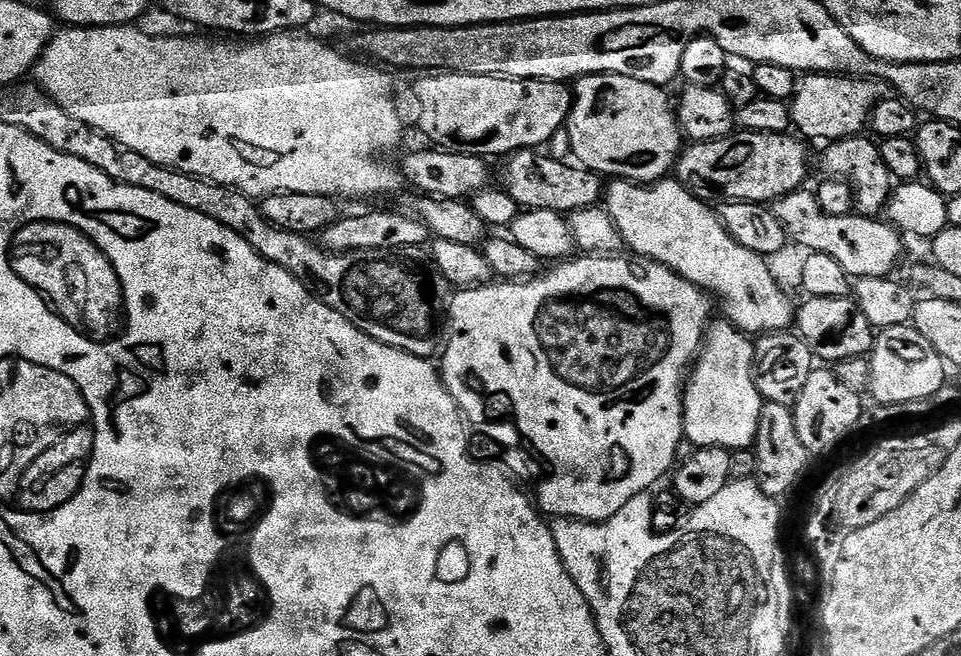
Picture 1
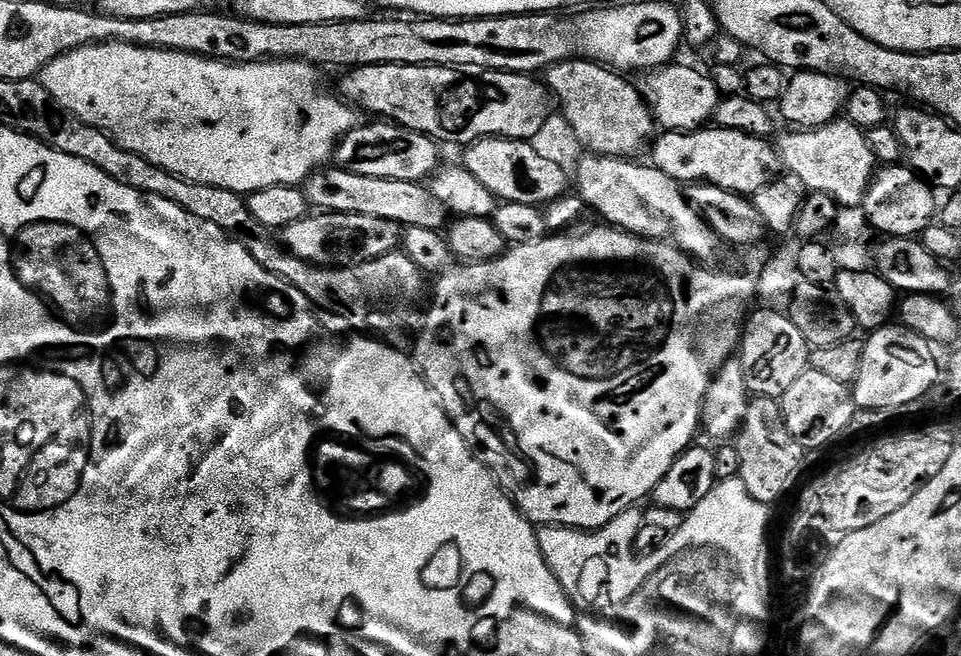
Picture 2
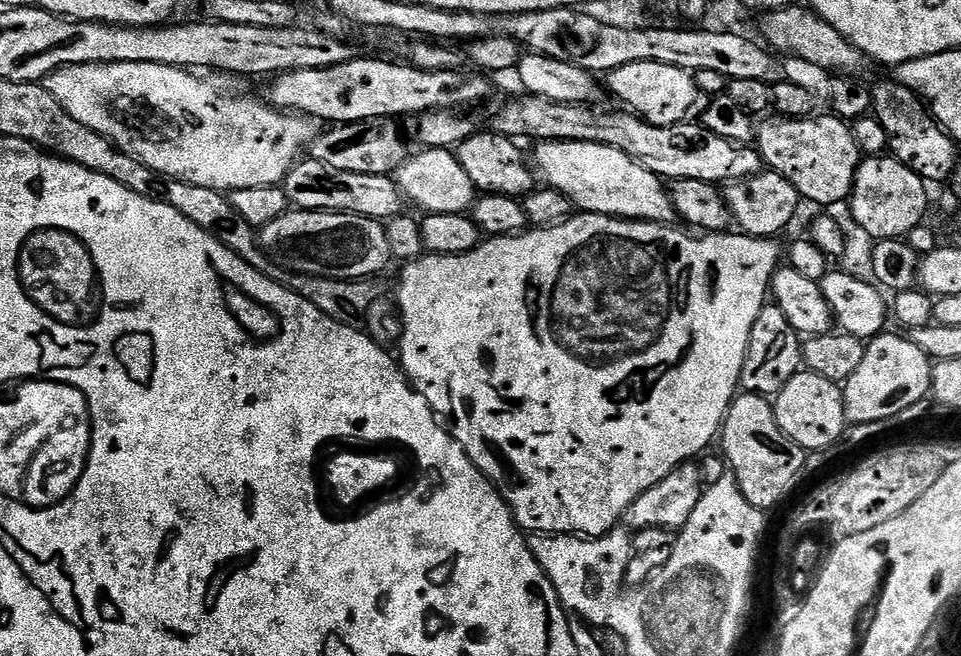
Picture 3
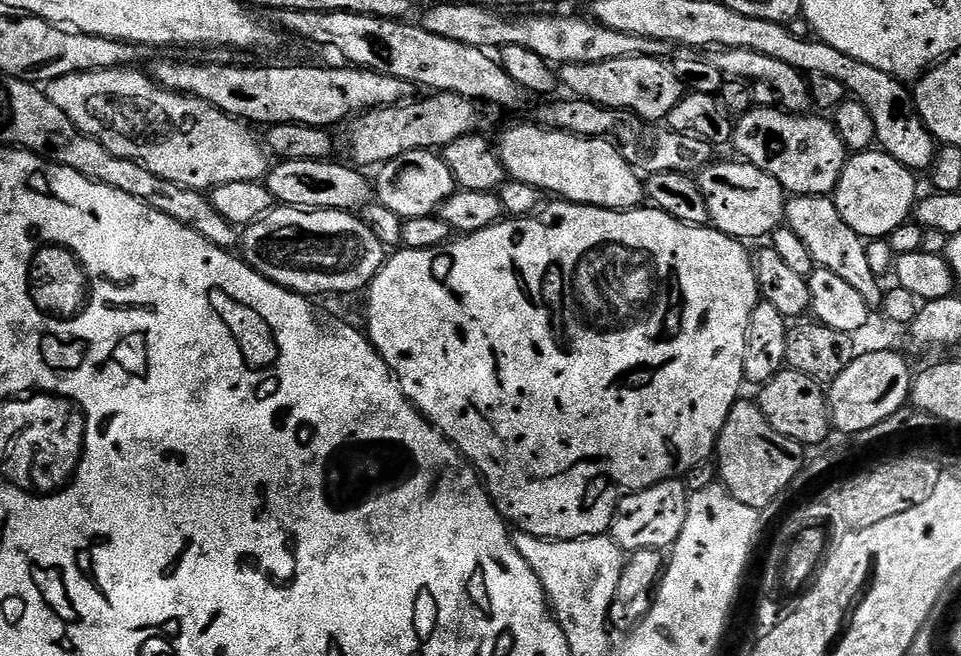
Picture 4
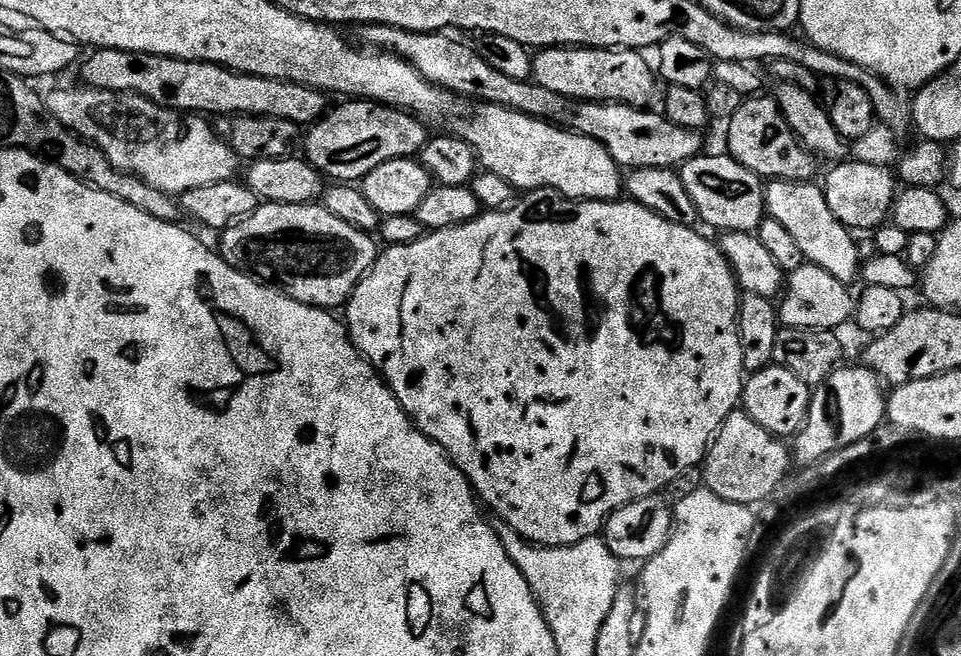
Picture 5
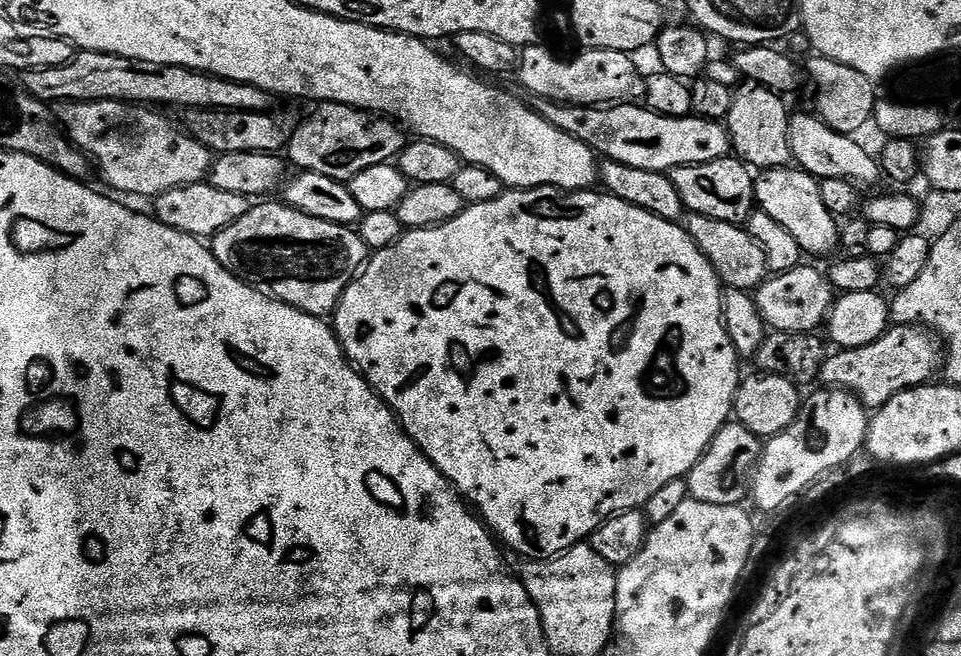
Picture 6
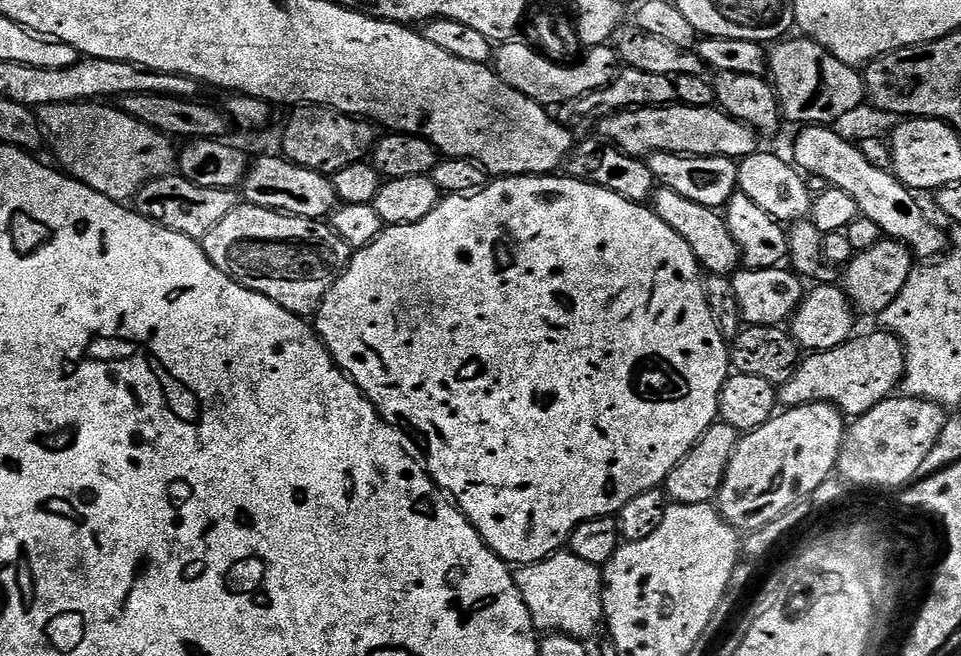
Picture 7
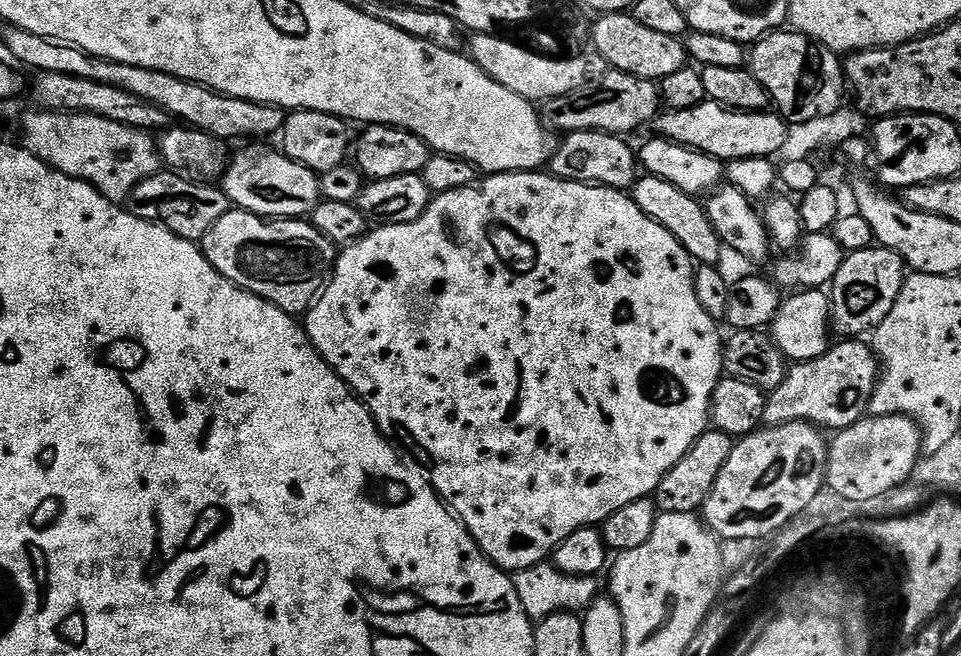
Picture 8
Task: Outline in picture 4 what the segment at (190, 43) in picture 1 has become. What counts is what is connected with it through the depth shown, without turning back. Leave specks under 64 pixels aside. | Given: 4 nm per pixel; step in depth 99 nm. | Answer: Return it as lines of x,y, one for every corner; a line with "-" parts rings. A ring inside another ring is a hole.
107,68
105,72
71,72
65,76
59,76
53,80
47,81
43,85
43,92
50,98
50,102
54,102
54,106
58,106
58,110
62,110
62,114
66,114
66,118
70,118
70,122
74,122
74,126
80,132
85,132
87,136
92,136
99,144
106,146
106,150
110,150
110,154
114,154
118,158
126,158
138,162
142,166
146,166
154,174
158,174
158,178
166,178
175,184
181,184
183,188
194,188
197,190
211,190
222,186
226,182
250,182
251,180
263,181
270,171
269,153
266,151
265,145
256,141
256,136
251,132
253,129
247,123
241,122
234,116
227,116
222,110
218,110
214,106
210,106
206,102
202,102
193,96
180,96
177,92
167,92
166,89
160,88
151,75
144,76
140,70
125,70
122,68

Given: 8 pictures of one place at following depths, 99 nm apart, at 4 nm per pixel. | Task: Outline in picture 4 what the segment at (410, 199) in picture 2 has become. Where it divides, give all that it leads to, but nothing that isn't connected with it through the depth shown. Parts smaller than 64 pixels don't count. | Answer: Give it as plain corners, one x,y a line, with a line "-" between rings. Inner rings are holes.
331,159
279,161
266,177
273,201
280,206
305,210
359,210
363,208
370,200
369,177
367,180
364,177
367,175
363,171
347,163
346,165
332,163

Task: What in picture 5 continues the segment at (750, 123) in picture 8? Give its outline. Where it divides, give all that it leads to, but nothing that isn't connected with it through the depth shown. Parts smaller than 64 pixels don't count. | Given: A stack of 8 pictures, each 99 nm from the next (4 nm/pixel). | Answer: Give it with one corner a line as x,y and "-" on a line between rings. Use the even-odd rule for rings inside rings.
377,24
359,25
355,32
355,39
365,49
390,52
398,58
407,60
429,82
437,84
439,88
457,92
459,96
482,100
485,104
501,104
503,108
513,108
516,112
526,114
535,120
544,120
556,128
564,128
568,132
577,132
579,136
594,138
616,159
621,169
675,169
705,151
704,140
700,137
703,135
699,131
678,126
659,111
648,112
652,110
631,104
579,100
566,94
558,94
555,90
546,90
546,86
531,79
506,78
506,74
498,74
498,70
494,70
490,62
483,60
473,45
471,48
470,45
455,40
452,37
455,35
442,32
418,34
410,30
398,30
398,26

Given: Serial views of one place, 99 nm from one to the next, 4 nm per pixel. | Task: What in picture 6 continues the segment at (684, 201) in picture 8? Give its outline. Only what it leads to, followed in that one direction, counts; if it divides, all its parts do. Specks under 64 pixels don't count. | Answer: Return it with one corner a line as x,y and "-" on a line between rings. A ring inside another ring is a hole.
688,212
686,216
686,231
689,238
702,250
702,254
710,262
720,278
724,288
733,288
743,292
752,292
768,279
768,263
766,254
758,242
749,234
747,227
740,224
722,222
718,218
706,218
706,214

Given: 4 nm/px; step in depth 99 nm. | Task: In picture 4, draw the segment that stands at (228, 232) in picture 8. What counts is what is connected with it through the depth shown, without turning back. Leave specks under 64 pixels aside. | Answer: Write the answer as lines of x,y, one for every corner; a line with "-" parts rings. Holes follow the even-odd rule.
287,206
273,207
261,220
247,225
243,229
238,244
242,259
258,274
268,280
298,292
301,296
317,298
327,292
356,292
367,289
372,279
380,273
386,259
386,249
370,230
360,221
359,215
348,210
305,210

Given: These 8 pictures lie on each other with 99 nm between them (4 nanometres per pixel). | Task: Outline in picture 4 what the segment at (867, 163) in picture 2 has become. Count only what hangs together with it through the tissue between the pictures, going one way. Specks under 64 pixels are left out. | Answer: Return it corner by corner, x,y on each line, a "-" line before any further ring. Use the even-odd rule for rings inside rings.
753,107
735,121
731,143
747,163
778,178
785,193
795,196
831,197
842,177
850,153
835,123
813,114
793,114
779,107

